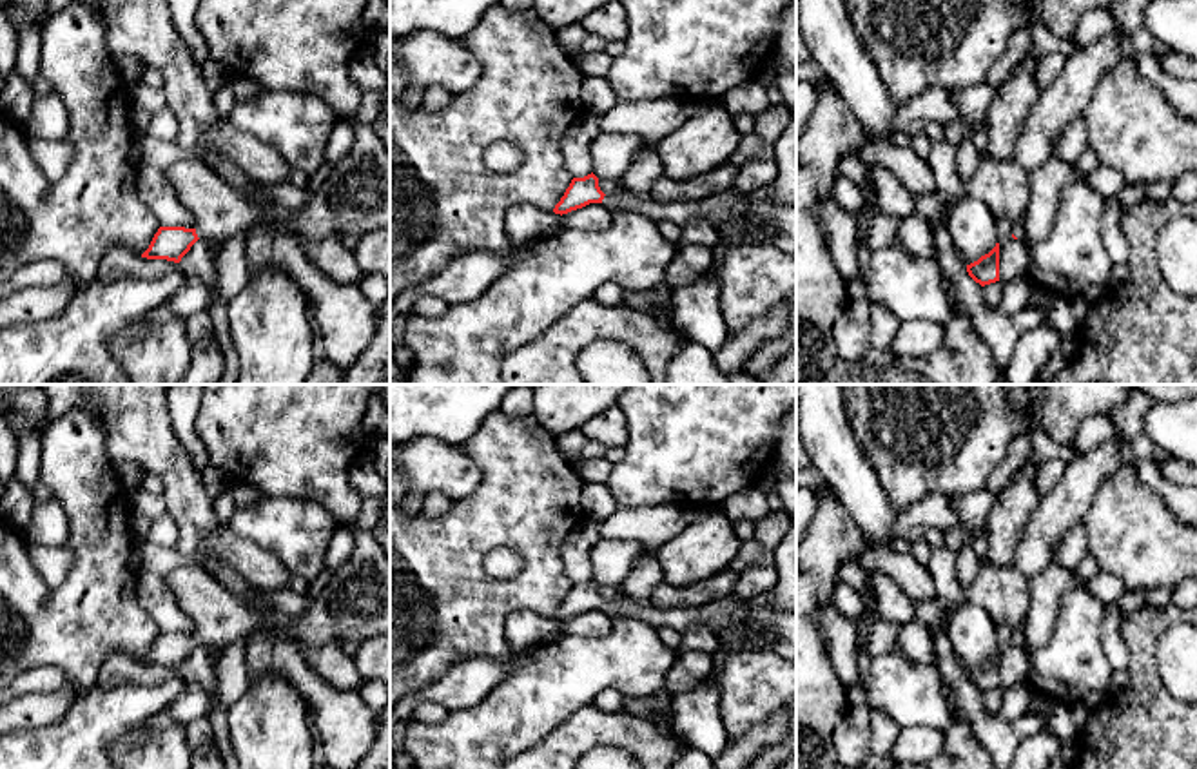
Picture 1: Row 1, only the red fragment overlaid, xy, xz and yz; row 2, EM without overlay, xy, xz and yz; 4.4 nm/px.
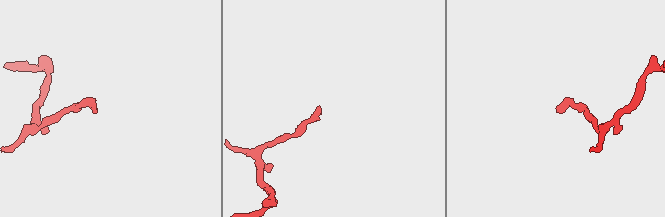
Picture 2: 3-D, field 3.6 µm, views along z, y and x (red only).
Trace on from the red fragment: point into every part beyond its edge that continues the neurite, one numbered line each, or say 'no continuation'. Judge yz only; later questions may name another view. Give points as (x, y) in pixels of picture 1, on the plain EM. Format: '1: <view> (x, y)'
1: yz (1002, 592)

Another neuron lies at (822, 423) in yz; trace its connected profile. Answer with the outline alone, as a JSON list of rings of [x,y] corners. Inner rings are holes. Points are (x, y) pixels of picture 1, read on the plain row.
[[[796,384],[796,430],[816,468],[838,501],[849,511],[856,526],[865,533],[871,550],[892,548],[896,539],[892,526],[898,511],[887,499],[880,477],[851,430],[842,384]]]

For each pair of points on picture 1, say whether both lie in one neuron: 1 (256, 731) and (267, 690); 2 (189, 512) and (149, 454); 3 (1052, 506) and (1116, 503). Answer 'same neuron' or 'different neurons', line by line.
1: same neuron
2: same neuron
3: different neurons

